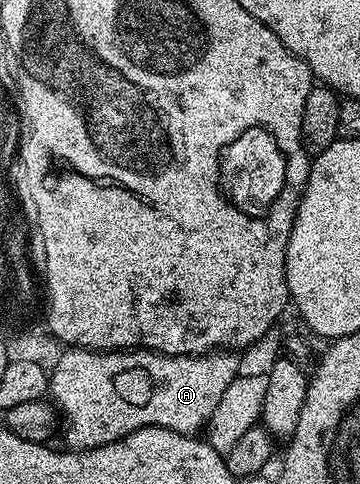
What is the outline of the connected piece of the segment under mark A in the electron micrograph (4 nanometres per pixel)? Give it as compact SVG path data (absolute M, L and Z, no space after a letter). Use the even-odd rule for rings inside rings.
M68 347L66 350L63 350L63 353L59 356L59 361L55 364L55 369L52 367L49 372L49 400L52 405L61 413L62 419L63 416L67 419L67 429L63 432L63 440L68 449L71 450L86 450L89 448L100 448L101 446L105 446L106 444L112 444L114 440L120 440L121 438L125 438L130 434L130 432L136 432L137 430L141 430L142 428L164 428L165 430L173 430L174 432L181 432L184 434L195 434L198 433L198 428L201 429L208 423L211 415L214 410L217 408L217 404L221 400L221 396L225 394L225 390L229 388L229 384L233 382L236 376L240 375L241 368L239 368L239 360L235 354L228 354L223 350L216 350L210 354L204 354L202 356L164 356L161 352L149 352L146 350L92 350L89 348L73 348Z

